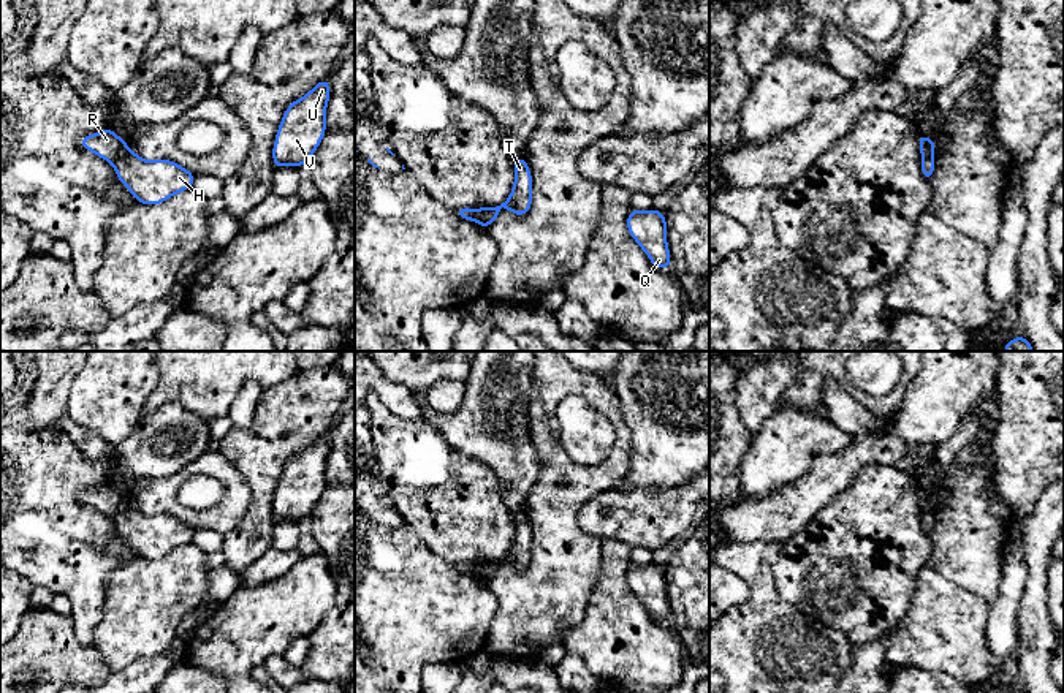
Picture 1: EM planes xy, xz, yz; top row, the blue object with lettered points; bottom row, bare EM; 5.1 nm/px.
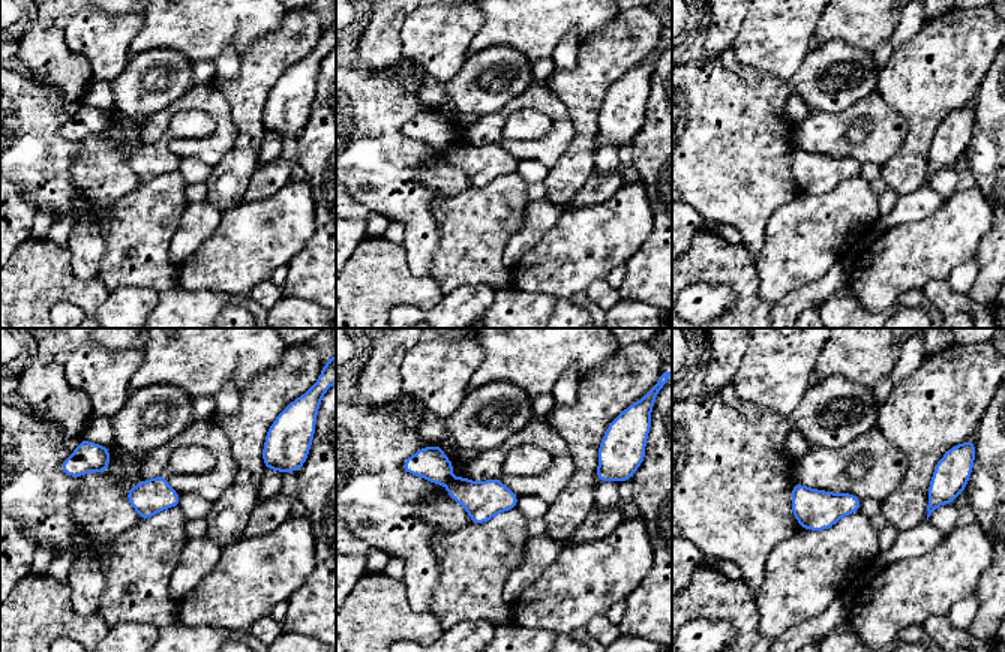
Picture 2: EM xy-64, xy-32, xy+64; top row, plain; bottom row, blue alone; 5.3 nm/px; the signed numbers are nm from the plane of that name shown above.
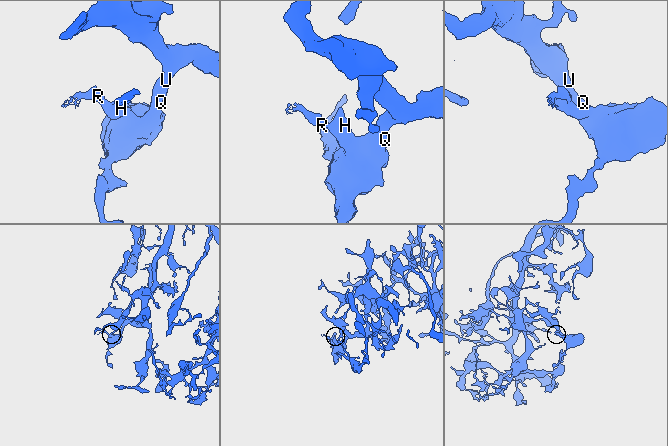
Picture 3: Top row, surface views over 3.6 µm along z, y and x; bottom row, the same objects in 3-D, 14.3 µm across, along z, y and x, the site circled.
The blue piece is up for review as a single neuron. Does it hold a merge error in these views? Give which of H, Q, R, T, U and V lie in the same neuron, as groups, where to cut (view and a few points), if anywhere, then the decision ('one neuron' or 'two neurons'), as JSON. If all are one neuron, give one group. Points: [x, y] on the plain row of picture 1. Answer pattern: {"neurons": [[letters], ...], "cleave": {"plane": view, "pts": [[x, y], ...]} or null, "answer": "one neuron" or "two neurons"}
{"neurons": [["H", "Q", "T", "U", "V"], ["R"]], "cleave": {"plane": "xy", "pts": [[127, 502], [113, 518]]}, "answer": "two neurons"}

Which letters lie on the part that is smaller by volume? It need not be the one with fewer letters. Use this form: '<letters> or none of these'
R

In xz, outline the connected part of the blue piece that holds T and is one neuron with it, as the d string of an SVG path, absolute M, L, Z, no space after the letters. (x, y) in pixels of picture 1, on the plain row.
M522 511L515 513L515 540L508 554L497 562L473 563L472 574L488 582L500 568L502 562L519 571L530 565L532 560L532 530Z

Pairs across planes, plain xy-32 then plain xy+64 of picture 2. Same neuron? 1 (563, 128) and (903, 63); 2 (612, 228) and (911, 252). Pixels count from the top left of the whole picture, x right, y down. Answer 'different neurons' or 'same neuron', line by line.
1: different neurons
2: same neuron

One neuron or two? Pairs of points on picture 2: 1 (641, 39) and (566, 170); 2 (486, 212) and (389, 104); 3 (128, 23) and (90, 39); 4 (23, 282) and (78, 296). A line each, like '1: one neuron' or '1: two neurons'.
1: one neuron
2: two neurons
3: one neuron
4: one neuron

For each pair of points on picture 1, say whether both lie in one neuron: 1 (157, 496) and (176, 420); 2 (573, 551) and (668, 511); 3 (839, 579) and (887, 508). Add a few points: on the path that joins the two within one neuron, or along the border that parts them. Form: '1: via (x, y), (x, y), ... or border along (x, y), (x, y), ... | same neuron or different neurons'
1: border along (195, 459), (170, 477), (144, 483) | different neurons
2: border along (581, 507), (578, 526), (602, 540) | different neurons
3: via (855, 560), (855, 535), (868, 527) | same neuron

